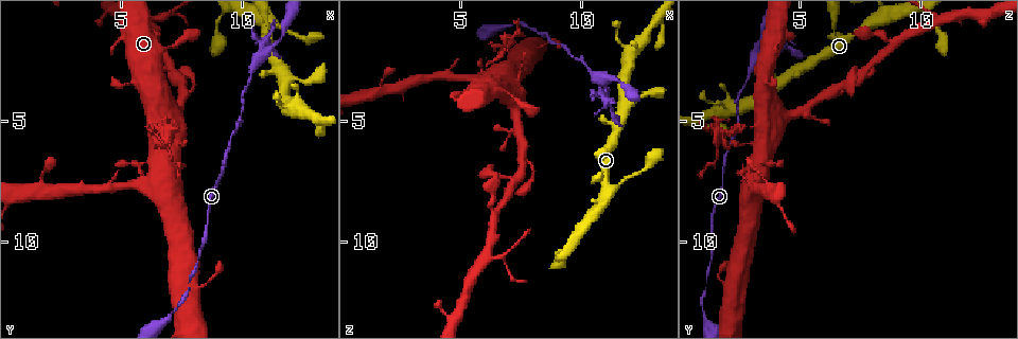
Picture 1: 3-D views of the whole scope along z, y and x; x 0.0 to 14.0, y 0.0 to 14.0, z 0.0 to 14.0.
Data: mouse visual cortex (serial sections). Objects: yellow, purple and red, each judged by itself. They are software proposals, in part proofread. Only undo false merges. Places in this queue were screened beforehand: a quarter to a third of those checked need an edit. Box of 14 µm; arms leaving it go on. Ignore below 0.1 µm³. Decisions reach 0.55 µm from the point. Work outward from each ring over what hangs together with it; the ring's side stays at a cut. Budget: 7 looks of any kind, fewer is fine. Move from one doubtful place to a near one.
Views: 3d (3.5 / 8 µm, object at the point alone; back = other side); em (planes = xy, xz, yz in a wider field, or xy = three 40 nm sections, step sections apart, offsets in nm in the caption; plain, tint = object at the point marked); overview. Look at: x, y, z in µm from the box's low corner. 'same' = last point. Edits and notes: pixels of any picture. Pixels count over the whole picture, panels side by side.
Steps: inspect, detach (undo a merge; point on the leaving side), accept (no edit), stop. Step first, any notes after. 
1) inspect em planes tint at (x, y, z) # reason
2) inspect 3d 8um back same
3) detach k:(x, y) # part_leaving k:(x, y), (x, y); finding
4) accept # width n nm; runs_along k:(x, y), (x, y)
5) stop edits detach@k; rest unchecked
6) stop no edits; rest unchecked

inspect 3d 8um at (6.4, 5.2, 3.5) # sharp bend

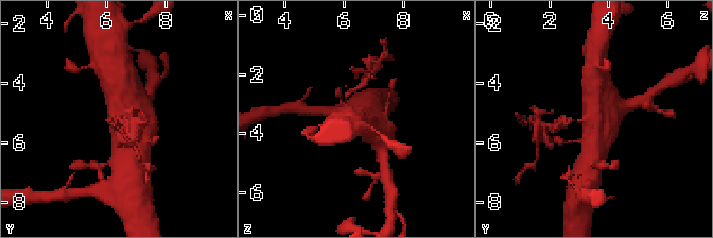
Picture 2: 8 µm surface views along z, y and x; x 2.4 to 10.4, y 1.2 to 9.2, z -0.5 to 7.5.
inspect 3d 3.5um same

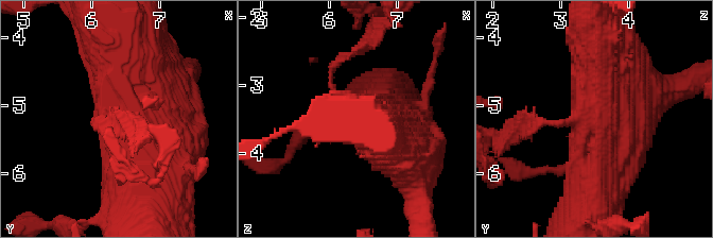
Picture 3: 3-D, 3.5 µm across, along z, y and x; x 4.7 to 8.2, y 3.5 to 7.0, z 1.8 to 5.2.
inspect em xy step 5 tint same # need the tissue

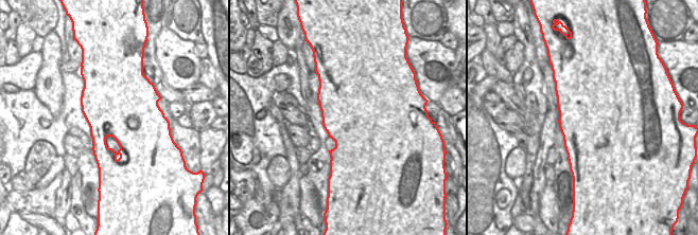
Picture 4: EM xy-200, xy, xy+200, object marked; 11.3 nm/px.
detach 3:(347, 55) # width 1050 nm; part_leaving 3:(334, 88), (330, 69), (380, 29); two cells meet here

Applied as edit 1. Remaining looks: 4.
inspect overview

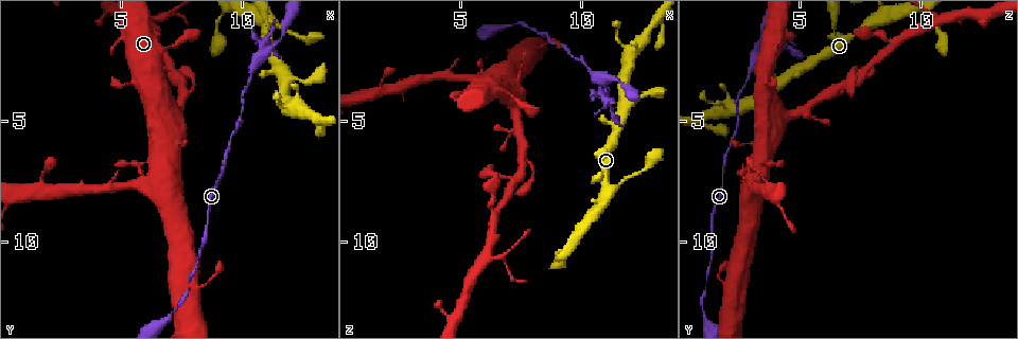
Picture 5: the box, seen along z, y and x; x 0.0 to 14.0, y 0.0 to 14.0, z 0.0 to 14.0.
inspect 3d 3.5um at (8.6, 9.5, 1.5)

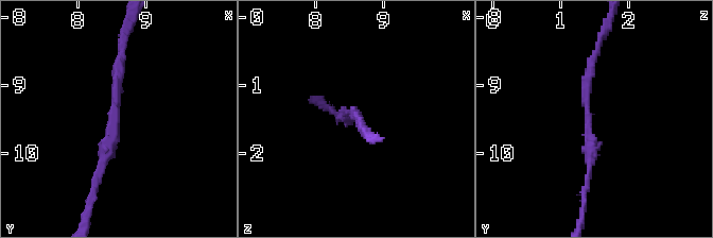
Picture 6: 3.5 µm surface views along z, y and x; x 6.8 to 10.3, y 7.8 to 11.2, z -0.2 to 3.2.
inspect em planes tint at (8.55, 9.35, 1.40) # now the EM

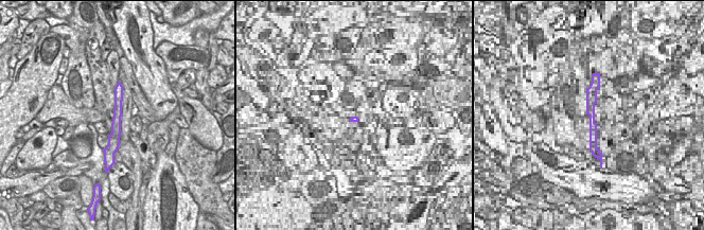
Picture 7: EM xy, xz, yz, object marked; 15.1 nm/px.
accept # width 160 nm; runs_along 6:(123, 43), (112, 137), (97, 176); one cell here

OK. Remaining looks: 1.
stop edits detach@3; rest unchecked

